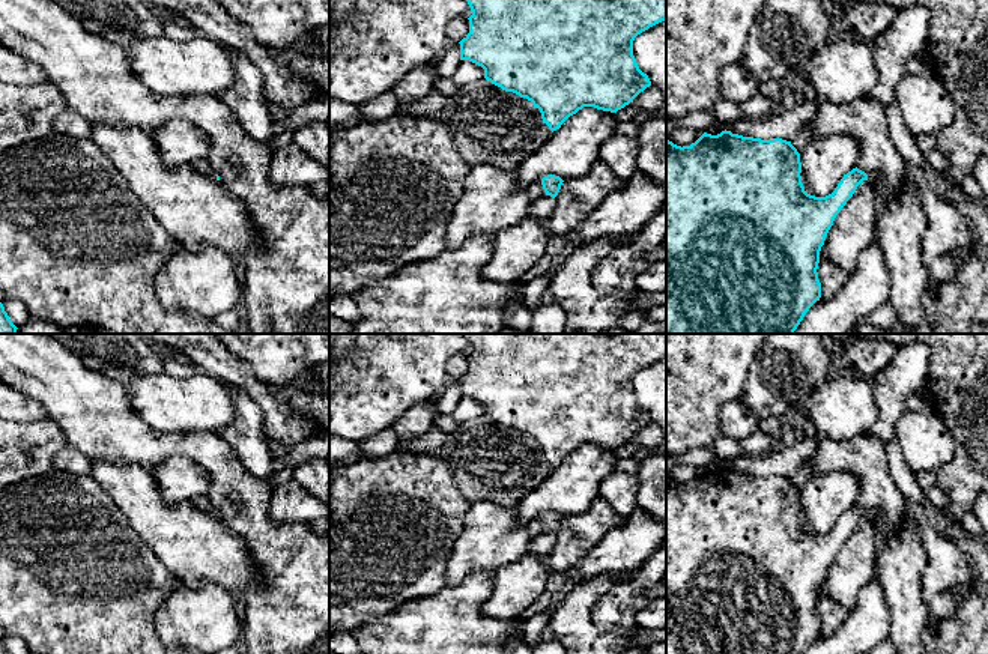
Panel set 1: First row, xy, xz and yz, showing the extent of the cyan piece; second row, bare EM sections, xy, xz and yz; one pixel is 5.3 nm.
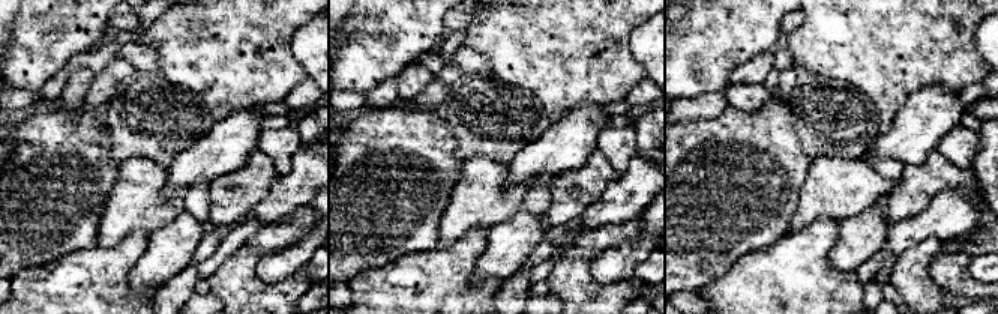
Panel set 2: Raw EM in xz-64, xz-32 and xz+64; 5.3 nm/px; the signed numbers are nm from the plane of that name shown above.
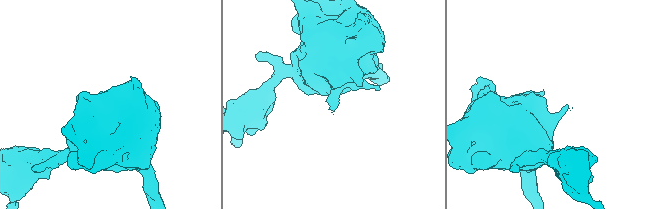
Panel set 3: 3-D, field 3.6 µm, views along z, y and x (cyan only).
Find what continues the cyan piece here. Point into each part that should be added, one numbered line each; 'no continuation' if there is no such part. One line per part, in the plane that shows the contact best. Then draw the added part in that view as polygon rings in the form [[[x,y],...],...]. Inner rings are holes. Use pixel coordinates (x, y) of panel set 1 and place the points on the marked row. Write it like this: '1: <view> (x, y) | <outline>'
1: xz (542, 209) | [[[543,195],[532,201],[528,207],[528,216],[546,223],[553,215],[555,198]]]

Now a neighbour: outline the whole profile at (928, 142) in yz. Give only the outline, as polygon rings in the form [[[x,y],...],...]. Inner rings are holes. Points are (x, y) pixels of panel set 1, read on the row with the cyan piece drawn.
[[[923,134],[916,137],[916,144],[920,152],[932,152],[938,149],[938,138],[937,134]]]

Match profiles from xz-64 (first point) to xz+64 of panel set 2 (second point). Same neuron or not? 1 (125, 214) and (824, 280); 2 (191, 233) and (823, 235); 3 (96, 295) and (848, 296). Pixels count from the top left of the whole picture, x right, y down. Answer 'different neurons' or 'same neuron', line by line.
1: different neurons
2: different neurons
3: same neuron

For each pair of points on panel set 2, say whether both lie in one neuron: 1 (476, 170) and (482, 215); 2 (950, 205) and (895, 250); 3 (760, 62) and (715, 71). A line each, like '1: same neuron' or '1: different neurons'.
1: same neuron
2: same neuron
3: different neurons

